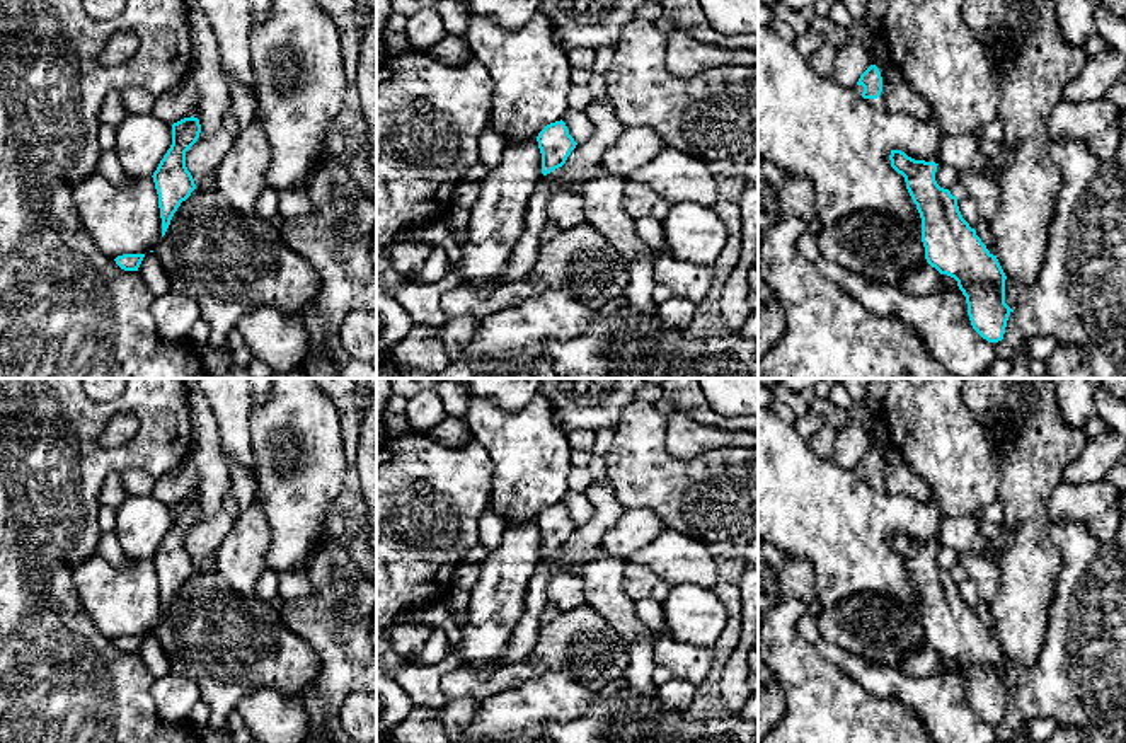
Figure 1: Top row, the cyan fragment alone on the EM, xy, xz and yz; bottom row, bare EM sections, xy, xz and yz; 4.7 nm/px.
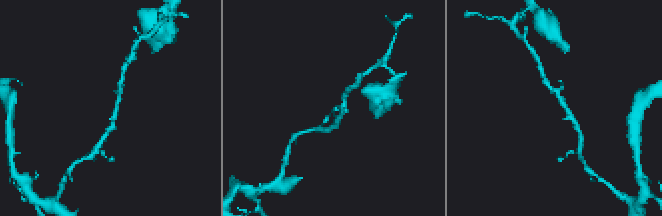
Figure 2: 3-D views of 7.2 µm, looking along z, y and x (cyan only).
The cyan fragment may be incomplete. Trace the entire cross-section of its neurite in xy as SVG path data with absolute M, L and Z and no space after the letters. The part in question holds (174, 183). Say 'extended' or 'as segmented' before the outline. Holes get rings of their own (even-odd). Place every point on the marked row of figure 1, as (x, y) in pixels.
as segmented; M191 116L172 124L172 145L153 172L162 218L162 237L182 201L196 189L194 179L186 167L186 152L198 141L199 119Z

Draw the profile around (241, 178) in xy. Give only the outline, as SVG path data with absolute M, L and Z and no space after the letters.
M252 119L216 169L216 187L242 215L256 216L256 201L269 187L271 150L262 124Z

